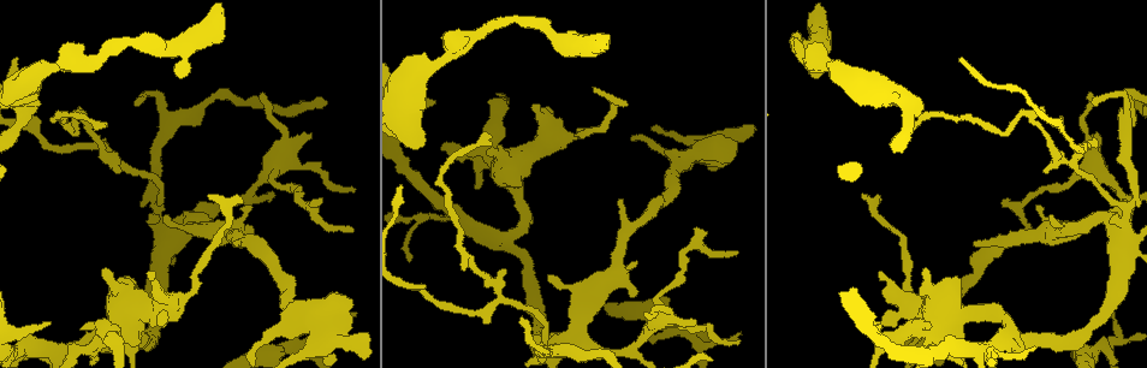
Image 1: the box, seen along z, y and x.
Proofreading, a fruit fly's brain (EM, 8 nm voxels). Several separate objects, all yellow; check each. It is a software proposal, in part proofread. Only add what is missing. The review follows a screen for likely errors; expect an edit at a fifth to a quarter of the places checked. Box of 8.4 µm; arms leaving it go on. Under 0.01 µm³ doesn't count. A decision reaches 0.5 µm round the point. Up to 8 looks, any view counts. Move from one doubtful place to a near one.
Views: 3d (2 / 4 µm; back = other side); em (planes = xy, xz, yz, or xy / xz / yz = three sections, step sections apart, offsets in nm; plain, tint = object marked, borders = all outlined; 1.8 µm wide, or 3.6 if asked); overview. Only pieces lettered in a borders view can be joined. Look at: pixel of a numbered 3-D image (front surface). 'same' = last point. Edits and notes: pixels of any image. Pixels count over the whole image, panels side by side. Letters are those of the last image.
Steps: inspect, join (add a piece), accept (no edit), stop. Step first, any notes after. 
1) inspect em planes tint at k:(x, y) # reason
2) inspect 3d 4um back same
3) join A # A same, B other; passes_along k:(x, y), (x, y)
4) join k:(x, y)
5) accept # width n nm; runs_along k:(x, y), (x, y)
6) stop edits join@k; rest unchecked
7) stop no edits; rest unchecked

inspect em planes borders at 1:(151, 273) # free end

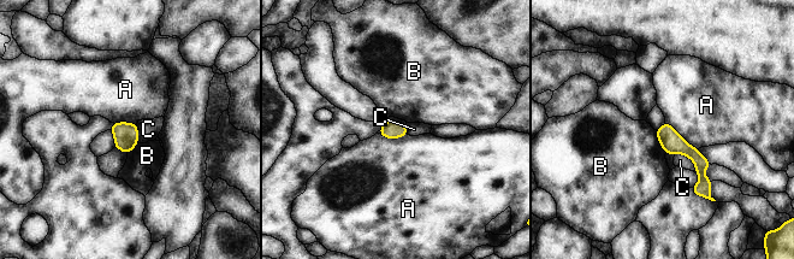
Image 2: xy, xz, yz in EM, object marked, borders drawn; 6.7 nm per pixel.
accept # A other, B other, C other; runs_along 2:(665, 125), (700, 163), (703, 190); no lettered piece goes on from it

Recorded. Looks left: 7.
inspect em planes tint at 1:(1050, 214) # free end

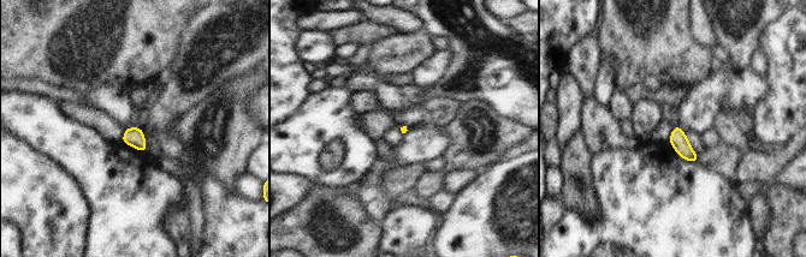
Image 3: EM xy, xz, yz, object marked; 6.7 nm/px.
inspect em planes borders same

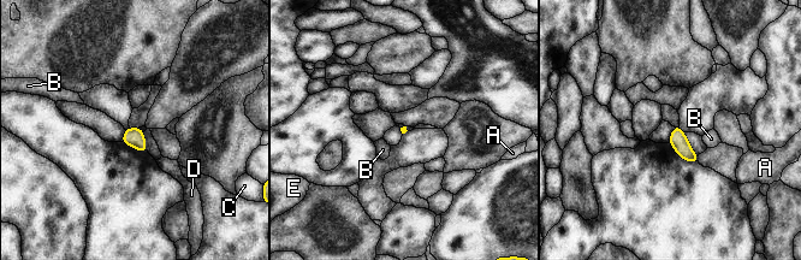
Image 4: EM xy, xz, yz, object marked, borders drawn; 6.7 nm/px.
accept # A other, B other, C other, D other, E other; none of them fits

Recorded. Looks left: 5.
inspect 3d 4um at 1:(862, 196) # tapers out

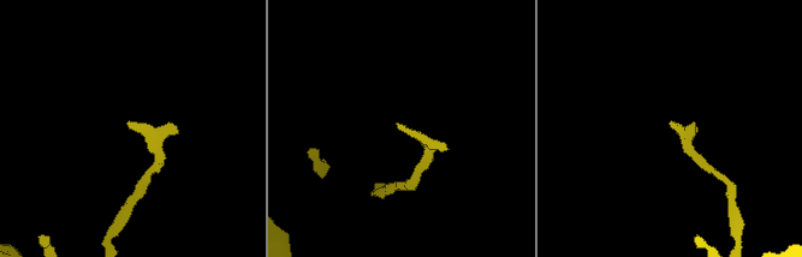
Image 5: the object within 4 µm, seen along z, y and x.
inspect em 3.6um planes borders at 5:(126, 123)

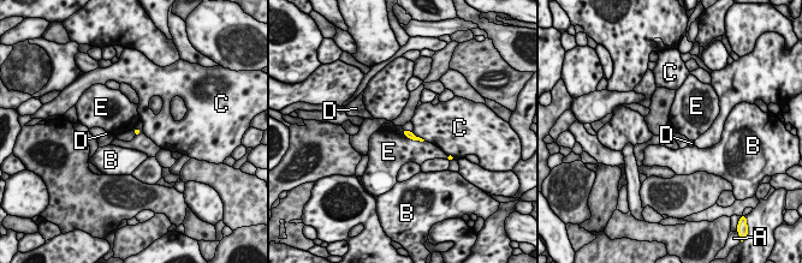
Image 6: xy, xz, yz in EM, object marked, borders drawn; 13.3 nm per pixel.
accept # A other, B other, C other, D other, E other; border 6:(403, 131), (407, 137), (423, 141); no lettered piece goes on from it

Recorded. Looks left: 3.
stop no edits; rest unchecked

